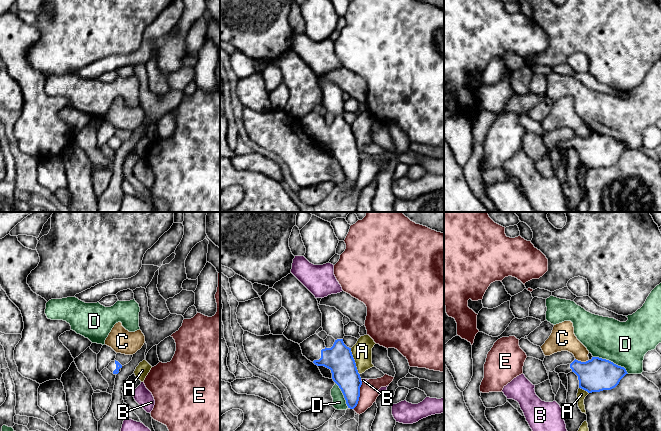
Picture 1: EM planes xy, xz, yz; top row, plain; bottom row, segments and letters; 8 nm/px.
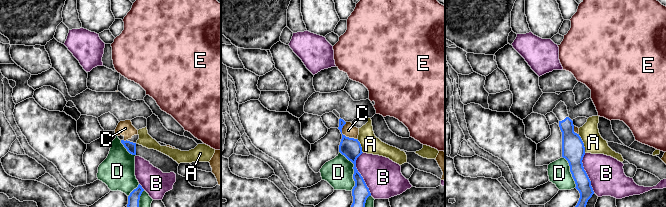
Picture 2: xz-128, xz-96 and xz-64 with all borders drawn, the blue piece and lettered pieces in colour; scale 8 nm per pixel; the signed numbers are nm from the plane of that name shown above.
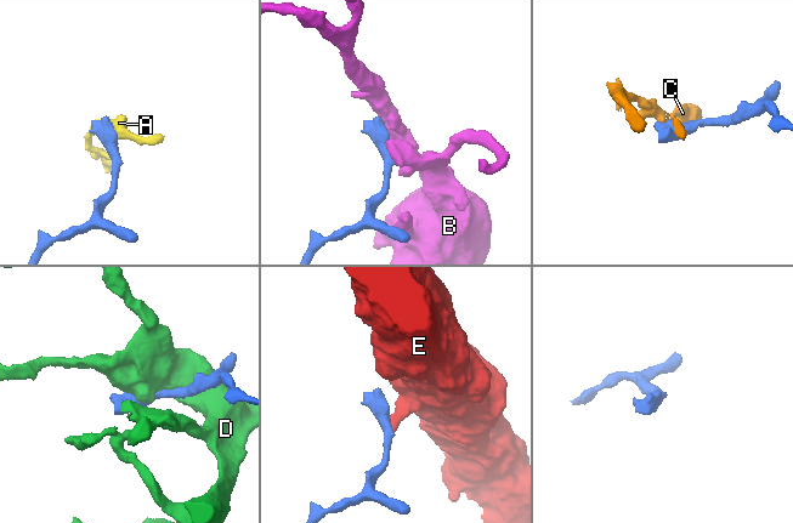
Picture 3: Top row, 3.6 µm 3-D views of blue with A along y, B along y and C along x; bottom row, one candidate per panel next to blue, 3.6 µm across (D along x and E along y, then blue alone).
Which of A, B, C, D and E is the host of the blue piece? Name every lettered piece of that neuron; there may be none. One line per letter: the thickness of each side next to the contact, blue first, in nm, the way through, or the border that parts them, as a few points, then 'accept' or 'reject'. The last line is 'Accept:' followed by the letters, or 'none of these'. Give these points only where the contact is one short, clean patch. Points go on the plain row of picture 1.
A: 220 nm thick on the blue side, 160 nm on the other; border along xz (350, 124), (359, 150); reject
B: 220 nm thick on the blue side, 30 nm on the other; border along xz (360, 155), (362, 157); reject
C: 260 nm thick on the blue side, 200 nm on the other; border along yz (575, 134), (581, 137), (588, 136); reject
D: 260 nm thick on the blue side, 360 nm on the other; reject
E: 200 nm thick on the blue side, 160 nm on the other; border along xz (362, 158), (359, 176), (353, 185); reject
Accept: none of these

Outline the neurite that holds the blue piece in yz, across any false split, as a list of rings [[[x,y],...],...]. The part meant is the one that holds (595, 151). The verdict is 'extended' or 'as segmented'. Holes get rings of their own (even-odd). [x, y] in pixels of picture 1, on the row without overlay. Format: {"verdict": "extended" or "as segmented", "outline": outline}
{"verdict": "extended", "outline": [[[599,133],[581,138],[574,136],[571,140],[557,142],[556,149],[574,148],[578,152],[579,164],[588,169],[611,166],[628,150],[624,143]]]}

